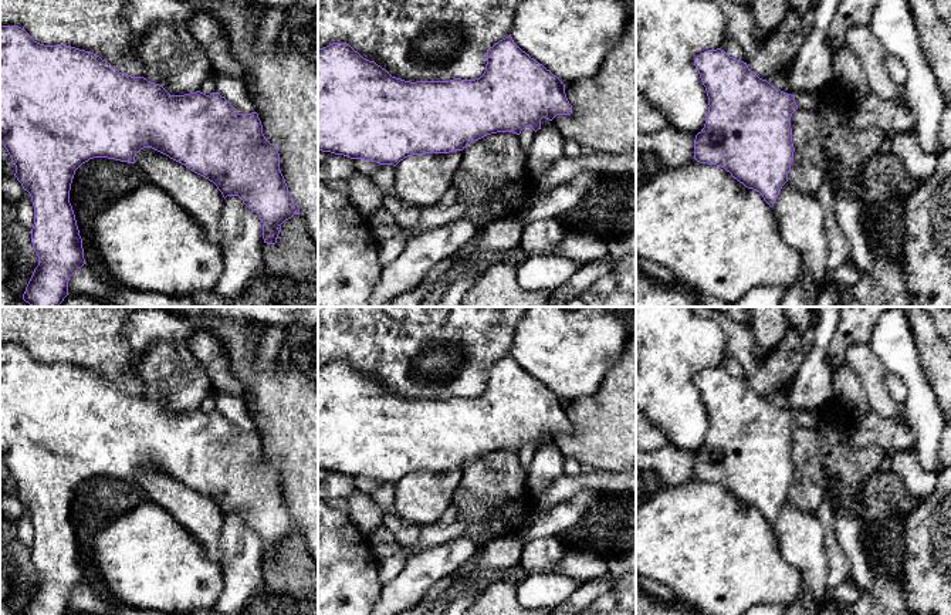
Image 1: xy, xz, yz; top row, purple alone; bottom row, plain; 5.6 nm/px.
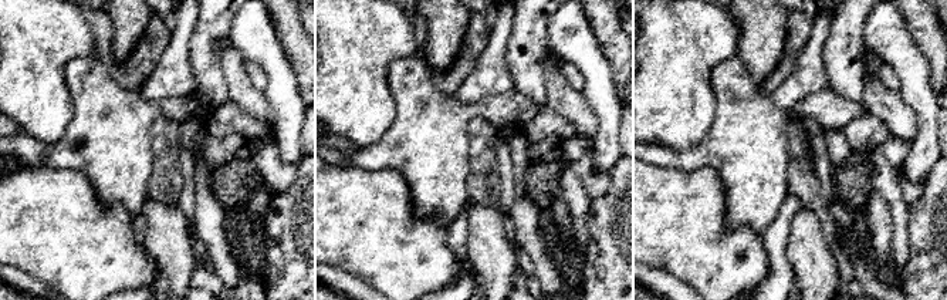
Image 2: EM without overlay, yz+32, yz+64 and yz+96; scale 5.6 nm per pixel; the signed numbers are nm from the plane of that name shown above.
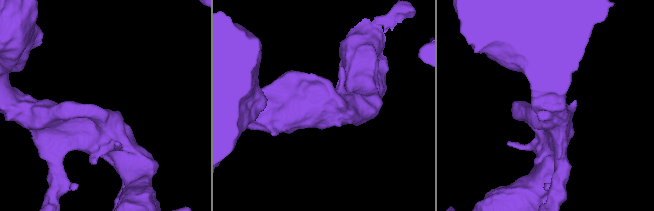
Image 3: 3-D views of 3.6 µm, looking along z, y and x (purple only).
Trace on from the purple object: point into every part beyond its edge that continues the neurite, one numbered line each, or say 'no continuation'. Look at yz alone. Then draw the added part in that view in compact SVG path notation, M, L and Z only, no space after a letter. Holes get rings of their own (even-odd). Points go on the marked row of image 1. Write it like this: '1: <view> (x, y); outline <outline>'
1: yz (812, 101); outline M798 92L795 95L795 102L799 109L808 109L818 114L825 102L825 97L822 92Z

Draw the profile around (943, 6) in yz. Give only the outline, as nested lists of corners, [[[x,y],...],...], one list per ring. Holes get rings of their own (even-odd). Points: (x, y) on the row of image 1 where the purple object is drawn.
[[[933,0],[933,1],[937,7],[938,16],[951,30],[951,0]]]

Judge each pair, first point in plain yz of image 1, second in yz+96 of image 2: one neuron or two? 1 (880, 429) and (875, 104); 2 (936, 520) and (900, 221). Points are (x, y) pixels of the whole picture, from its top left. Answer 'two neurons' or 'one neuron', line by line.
1: two neurons
2: two neurons

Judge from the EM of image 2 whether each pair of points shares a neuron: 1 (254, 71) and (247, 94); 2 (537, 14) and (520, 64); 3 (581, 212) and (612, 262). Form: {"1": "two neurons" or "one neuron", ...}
{"1": "two neurons", "2": "one neuron", "3": "two neurons"}

